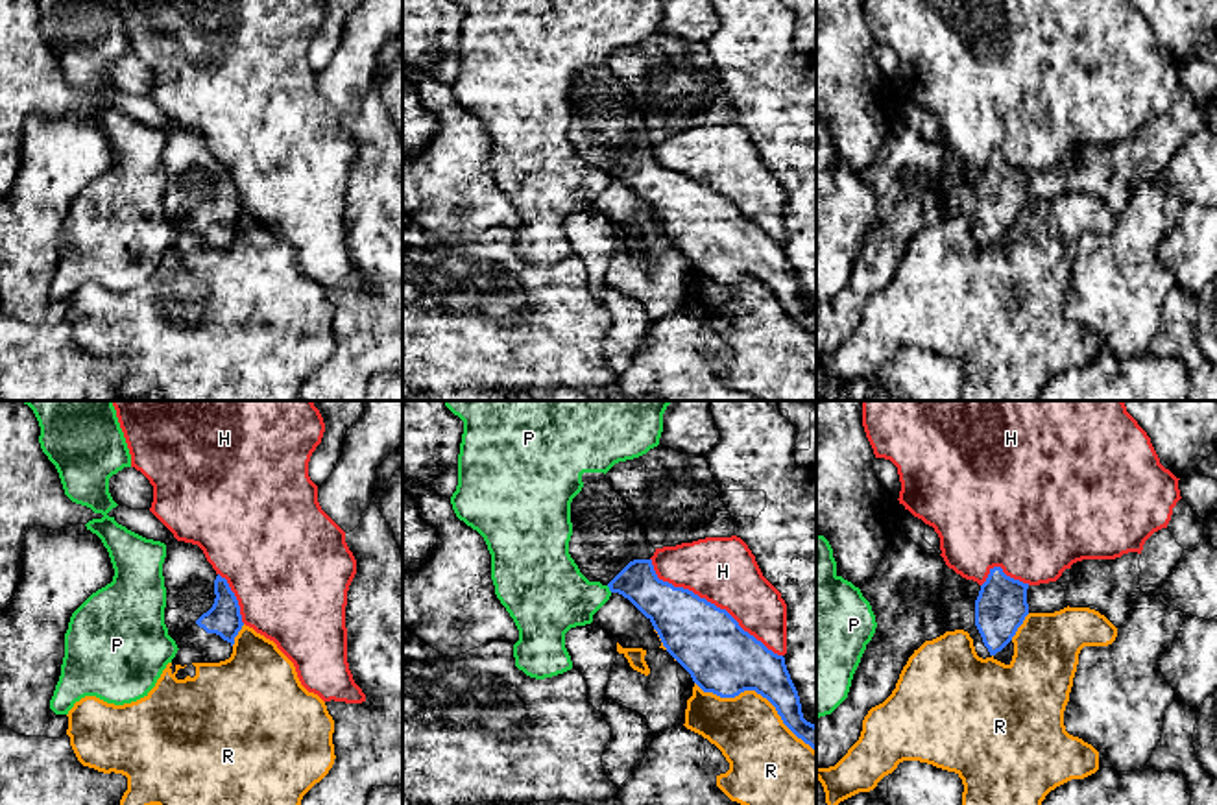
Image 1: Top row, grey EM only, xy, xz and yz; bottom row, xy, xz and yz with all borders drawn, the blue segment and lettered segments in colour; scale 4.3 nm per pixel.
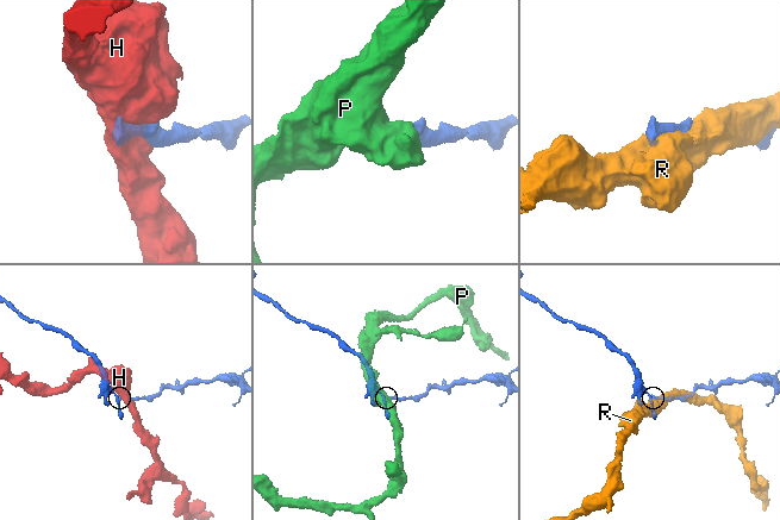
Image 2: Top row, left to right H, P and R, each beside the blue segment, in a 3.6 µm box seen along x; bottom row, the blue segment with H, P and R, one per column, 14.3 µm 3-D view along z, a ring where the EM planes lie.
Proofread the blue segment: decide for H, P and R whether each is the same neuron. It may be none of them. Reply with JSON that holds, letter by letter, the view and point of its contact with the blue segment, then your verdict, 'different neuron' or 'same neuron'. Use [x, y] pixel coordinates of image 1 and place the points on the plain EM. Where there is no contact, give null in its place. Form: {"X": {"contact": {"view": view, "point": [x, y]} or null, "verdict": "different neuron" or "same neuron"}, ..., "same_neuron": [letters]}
{"H": {"contact": {"view": "xz", "point": [710, 189]}, "verdict": "different neuron"}, "P": {"contact": {"view": "xz", "point": [610, 176]}, "verdict": "different neuron"}, "R": {"contact": {"view": "xz", "point": [758, 279]}, "verdict": "different neuron"}, "same_neuron": []}

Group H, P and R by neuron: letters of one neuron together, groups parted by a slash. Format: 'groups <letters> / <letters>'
groups H / P / R

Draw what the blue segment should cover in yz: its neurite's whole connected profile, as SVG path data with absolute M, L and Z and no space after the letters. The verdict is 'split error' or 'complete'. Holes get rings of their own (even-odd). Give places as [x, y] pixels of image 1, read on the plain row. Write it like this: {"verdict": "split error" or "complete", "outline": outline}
{"verdict": "split error", "outline": "M1001 153L990 155L982 172L946 155L940 179L946 218L964 216L979 244L1001 238L1029 201L1029 170L1014 166Z"}

